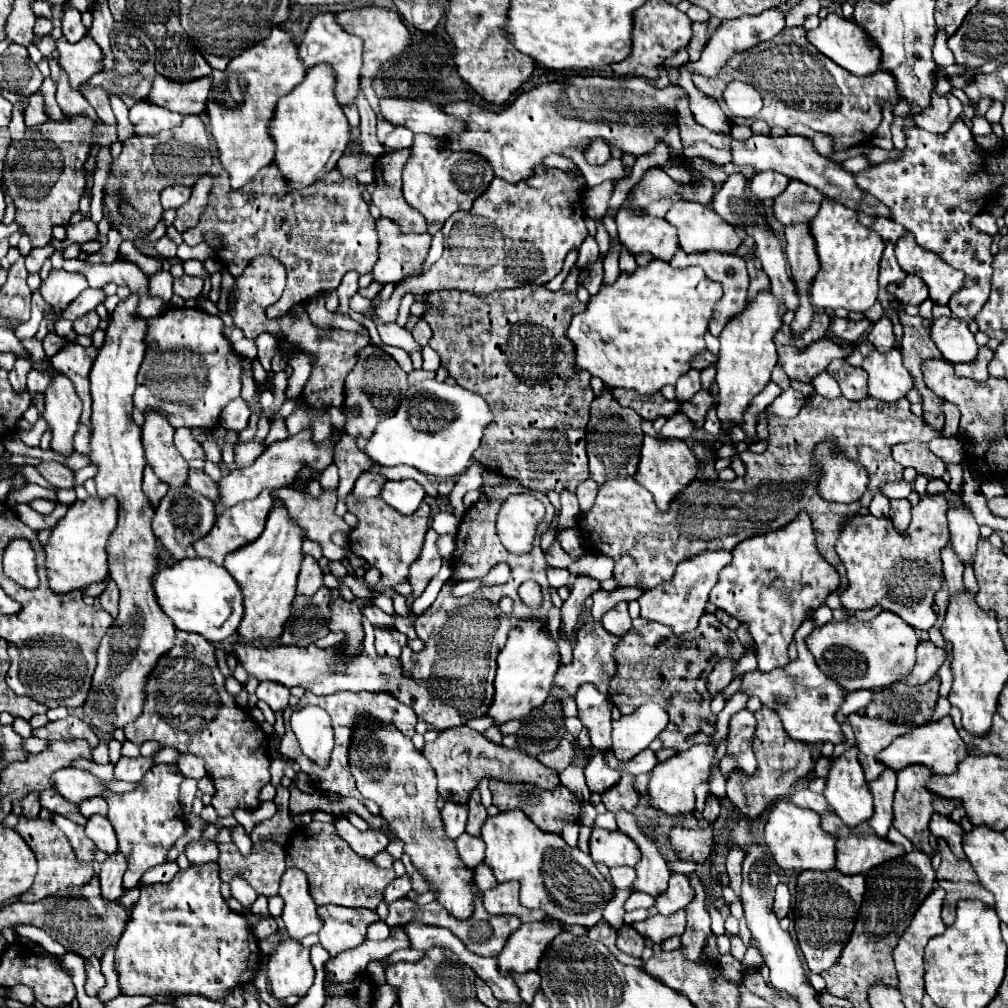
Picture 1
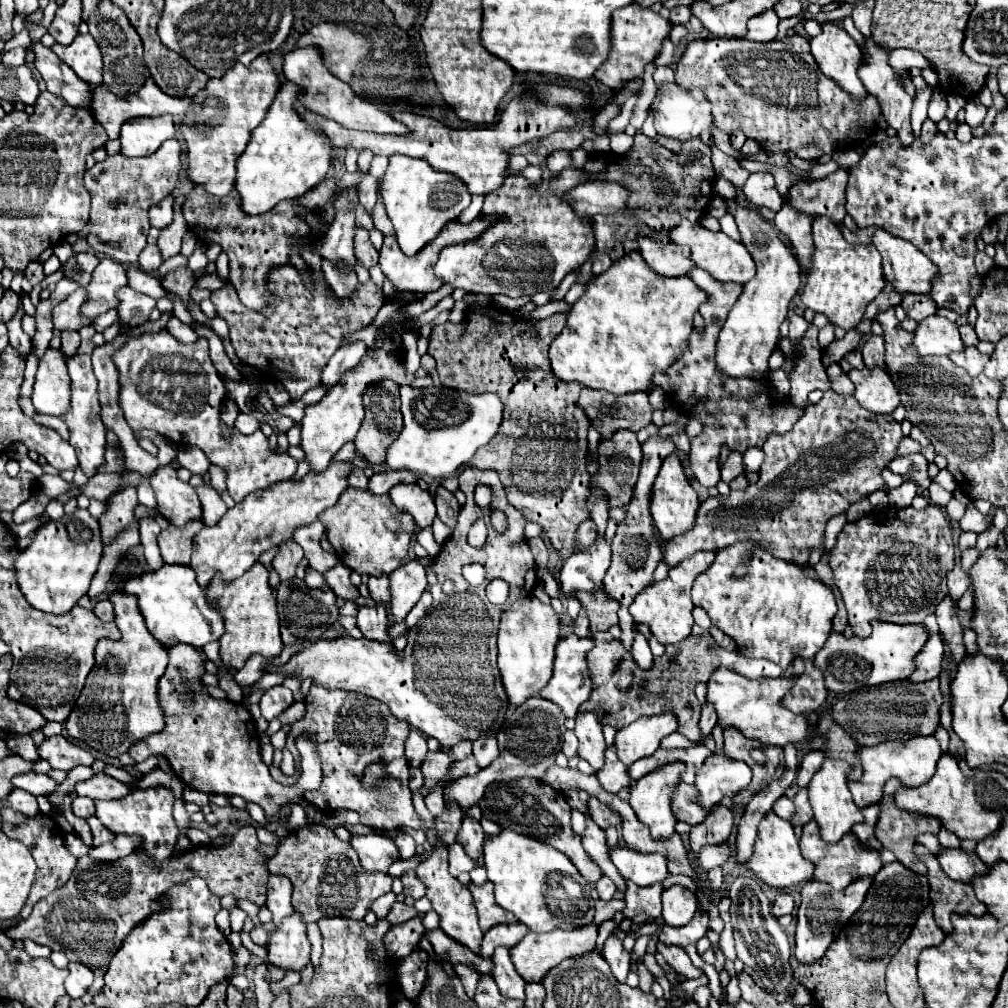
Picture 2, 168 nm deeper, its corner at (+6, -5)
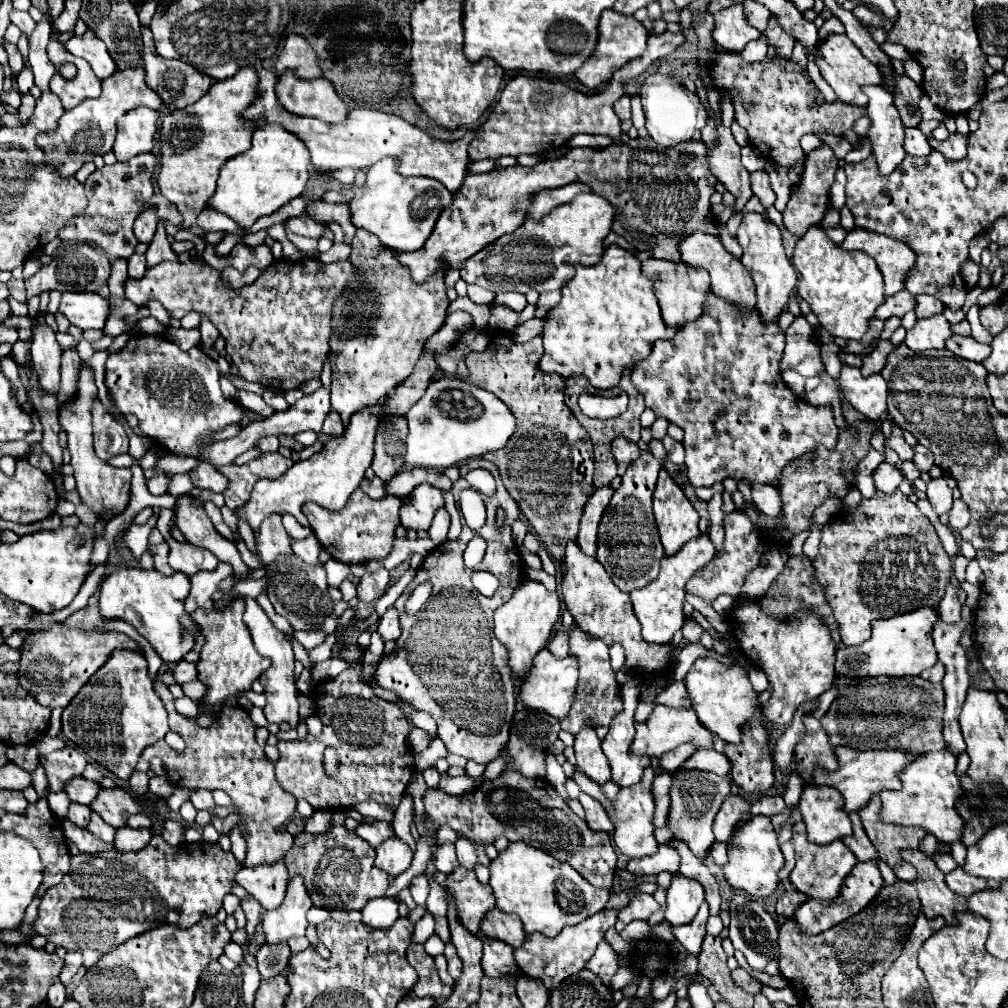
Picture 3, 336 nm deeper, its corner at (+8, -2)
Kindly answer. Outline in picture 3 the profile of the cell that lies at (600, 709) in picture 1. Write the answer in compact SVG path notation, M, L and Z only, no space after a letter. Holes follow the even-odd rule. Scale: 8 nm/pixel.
M582 728L574 736L574 752L580 772L586 772L586 776L598 780L598 784L610 780L610 766L606 764L606 756L600 748L600 738L596 736L594 728Z

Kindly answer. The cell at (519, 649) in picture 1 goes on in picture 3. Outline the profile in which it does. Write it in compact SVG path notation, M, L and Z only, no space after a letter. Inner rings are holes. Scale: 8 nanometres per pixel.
M526 580L522 582L512 598L502 604L496 612L494 612L494 634L496 638L506 646L508 650L508 666L514 672L516 678L522 678L526 672L532 670L534 658L536 654L546 648L546 644L552 638L554 632L554 624L560 618L560 598L556 592L548 592L542 584Z

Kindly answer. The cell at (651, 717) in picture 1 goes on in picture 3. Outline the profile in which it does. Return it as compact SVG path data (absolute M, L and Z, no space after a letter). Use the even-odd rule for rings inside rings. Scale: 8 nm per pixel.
M658 704L646 722L636 724L636 736L634 736L634 742L630 744L630 754L662 756L684 742L694 742L696 748L712 748L710 732L706 732L706 728L702 728L702 724L698 724L696 712L692 708L670 708L670 706Z

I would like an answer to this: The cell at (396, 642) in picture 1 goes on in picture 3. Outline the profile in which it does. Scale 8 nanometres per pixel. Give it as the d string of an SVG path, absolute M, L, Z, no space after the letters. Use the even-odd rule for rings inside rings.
M380 570L376 574L364 574L364 578L358 584L358 600L362 602L372 602L376 600L388 586L390 578L386 570Z

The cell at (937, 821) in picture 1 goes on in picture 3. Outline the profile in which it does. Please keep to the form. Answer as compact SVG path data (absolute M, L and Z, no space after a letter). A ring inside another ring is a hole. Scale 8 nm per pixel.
M956 866L952 872L946 874L946 884L950 890L962 894L962 896L970 896L976 890L982 890L988 886L988 880L976 878L972 874L968 874L962 866Z

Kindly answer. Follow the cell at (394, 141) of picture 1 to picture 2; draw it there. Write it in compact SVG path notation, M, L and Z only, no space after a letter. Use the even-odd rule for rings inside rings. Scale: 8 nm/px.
M380 155L374 157L372 163L370 163L370 175L376 177L376 179L380 179L384 175L386 167L388 167L388 157L380 157Z

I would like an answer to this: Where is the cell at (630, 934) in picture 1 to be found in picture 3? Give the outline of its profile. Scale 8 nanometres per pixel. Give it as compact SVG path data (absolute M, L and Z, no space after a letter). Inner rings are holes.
M602 940L602 944L598 944L596 948L596 954L588 960L586 968L598 974L604 984L610 984L612 976L618 970L618 958L620 958L618 952L614 952L614 948L606 940Z

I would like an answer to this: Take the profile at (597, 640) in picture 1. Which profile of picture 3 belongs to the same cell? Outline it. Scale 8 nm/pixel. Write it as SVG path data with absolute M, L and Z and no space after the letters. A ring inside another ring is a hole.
M544 648L542 652L538 652L538 660L534 660L534 672L530 672L530 676L526 676L524 684L520 686L520 696L526 708L542 710L562 720L574 702L576 686L578 686L578 658L572 654L568 654L566 658L556 658L548 648Z

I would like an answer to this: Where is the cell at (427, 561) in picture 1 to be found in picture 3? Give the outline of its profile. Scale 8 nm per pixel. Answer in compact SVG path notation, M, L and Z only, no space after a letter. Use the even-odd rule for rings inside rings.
M390 606L386 610L386 614L380 618L376 632L380 632L380 636L386 640L398 640L400 638L400 620L398 620L398 610L394 606Z

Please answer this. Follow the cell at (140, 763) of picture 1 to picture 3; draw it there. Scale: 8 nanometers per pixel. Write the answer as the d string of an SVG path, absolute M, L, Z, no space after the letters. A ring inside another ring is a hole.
M76 776L74 780L70 780L70 784L66 784L64 788L70 796L72 802L80 802L80 804L90 804L98 792L100 792L100 784L94 780L86 780L82 776Z

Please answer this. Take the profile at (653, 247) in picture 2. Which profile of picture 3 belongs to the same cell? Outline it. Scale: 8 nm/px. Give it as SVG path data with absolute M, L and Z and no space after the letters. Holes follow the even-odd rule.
M648 258L642 262L642 272L646 276L658 278L658 284L654 284L662 318L666 320L668 326L682 326L684 322L692 322L702 314L706 292L710 290L710 276L702 268L694 268L674 260L660 260L660 258Z

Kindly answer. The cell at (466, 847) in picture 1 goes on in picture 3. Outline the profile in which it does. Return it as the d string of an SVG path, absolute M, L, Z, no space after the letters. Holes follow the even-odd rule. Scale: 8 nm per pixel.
M446 842L444 846L440 846L434 852L434 858L436 858L436 870L438 872L444 872L444 874L450 874L450 872L454 872L460 866L452 842Z

